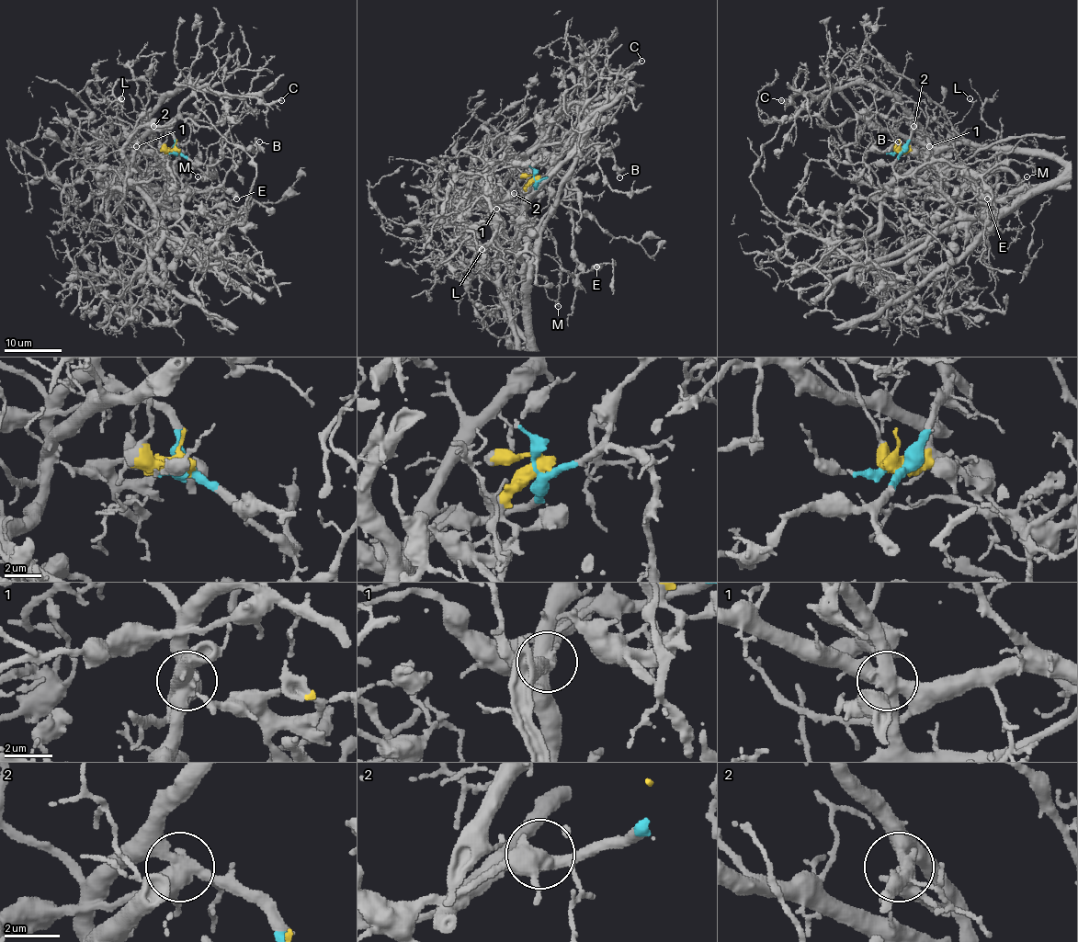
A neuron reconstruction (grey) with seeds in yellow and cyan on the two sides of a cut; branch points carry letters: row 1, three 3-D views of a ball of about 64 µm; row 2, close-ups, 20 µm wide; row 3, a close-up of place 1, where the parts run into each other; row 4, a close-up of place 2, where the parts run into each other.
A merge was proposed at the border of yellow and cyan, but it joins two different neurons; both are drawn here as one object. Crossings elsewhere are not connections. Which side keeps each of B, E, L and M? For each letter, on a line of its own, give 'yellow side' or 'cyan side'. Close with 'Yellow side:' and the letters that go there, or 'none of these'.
B: cyan side
E: cyan side
L: cyan side
M: yellow side
Yellow side: M

